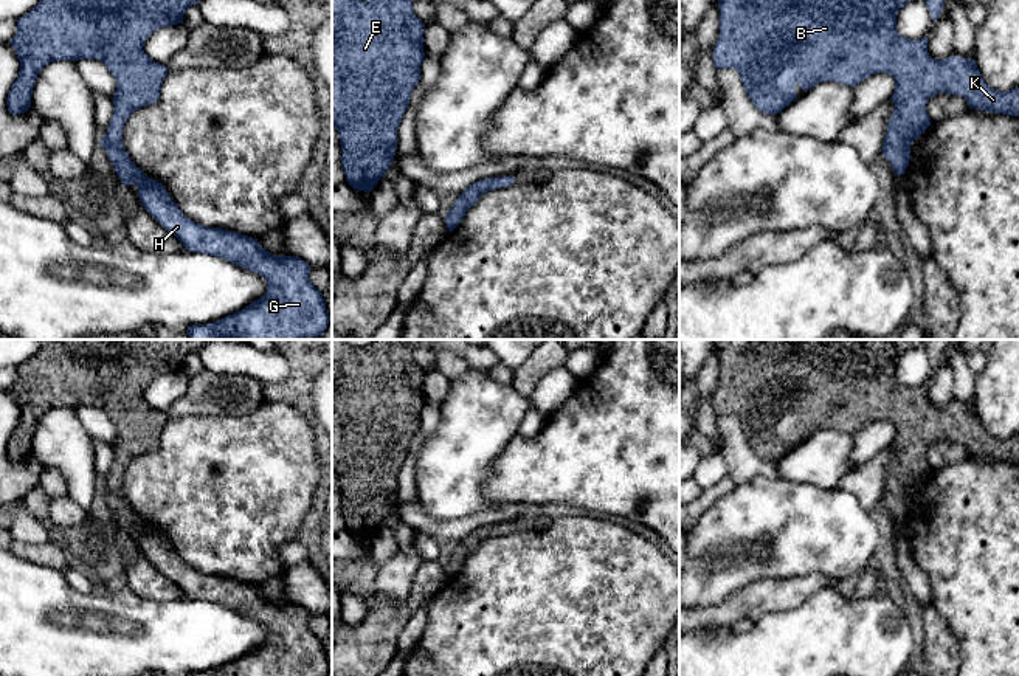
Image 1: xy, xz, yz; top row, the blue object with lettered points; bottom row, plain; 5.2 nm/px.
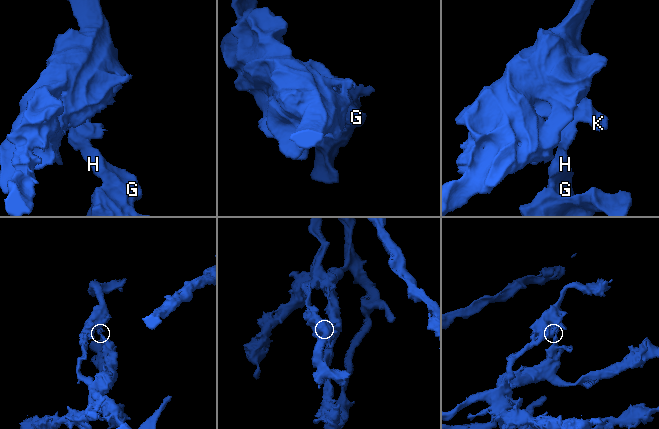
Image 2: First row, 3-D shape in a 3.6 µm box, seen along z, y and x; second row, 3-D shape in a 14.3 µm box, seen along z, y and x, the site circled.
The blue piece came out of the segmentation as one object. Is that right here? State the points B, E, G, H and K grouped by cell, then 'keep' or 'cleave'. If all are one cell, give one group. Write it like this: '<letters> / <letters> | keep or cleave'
B E K / G H | cleave

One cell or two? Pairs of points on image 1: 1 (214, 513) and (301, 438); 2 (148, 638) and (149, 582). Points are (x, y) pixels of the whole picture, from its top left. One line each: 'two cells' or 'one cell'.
1: one cell
2: two cells

